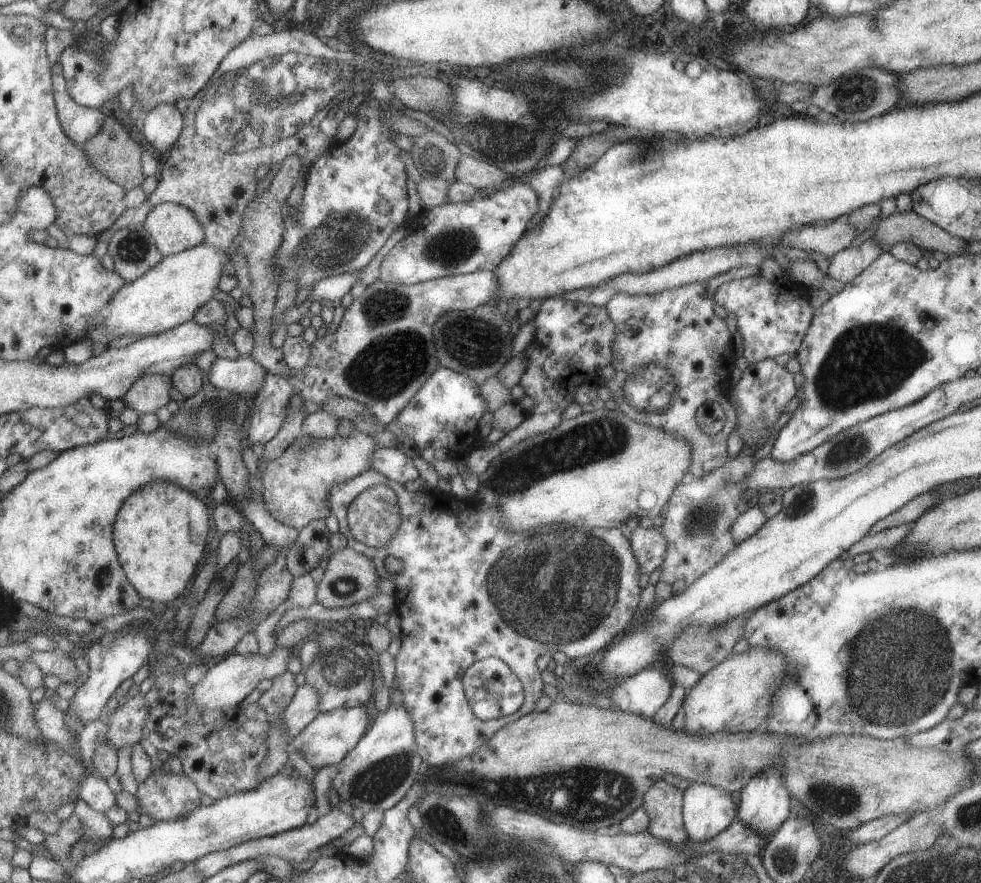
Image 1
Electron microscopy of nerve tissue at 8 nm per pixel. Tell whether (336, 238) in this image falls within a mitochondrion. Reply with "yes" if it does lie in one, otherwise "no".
yes

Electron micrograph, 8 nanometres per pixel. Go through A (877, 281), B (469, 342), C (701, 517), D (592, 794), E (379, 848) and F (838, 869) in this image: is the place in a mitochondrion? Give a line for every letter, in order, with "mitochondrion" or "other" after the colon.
A: other
B: mitochondrion
C: mitochondrion
D: mitochondrion
E: other
F: other

